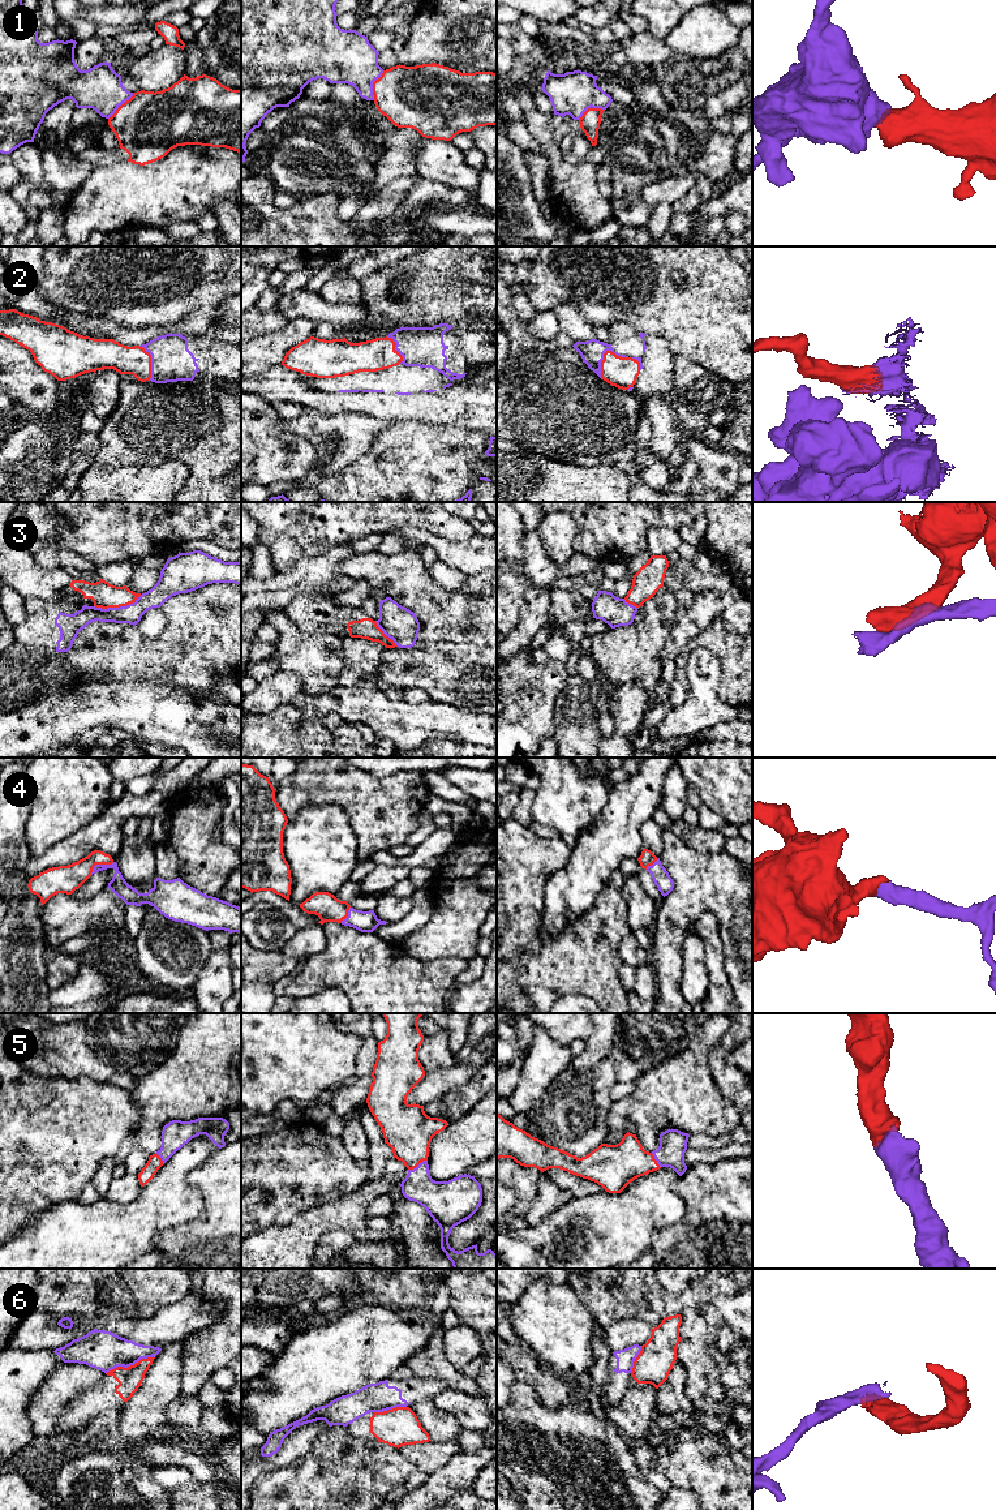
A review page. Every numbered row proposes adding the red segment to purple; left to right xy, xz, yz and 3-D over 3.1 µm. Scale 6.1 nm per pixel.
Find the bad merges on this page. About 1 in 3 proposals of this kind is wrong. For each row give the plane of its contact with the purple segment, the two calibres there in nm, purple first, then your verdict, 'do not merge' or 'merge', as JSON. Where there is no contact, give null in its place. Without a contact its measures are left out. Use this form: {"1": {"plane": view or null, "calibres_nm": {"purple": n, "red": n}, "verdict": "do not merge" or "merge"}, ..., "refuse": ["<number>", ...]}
{"1": {"plane": "xz", "calibres_nm": {"purple": 340, "red": 380}, "verdict": "do not merge"}, "2": {"plane": "yz", "calibres_nm": {"purple": 140, "red": 190}, "verdict": "do not merge"}, "3": {"plane": "xy", "calibres_nm": {"purple": 120, "red": 160}, "verdict": "do not merge"}, "4": {"plane": "xy", "calibres_nm": {"purple": 100, "red": 180}, "verdict": "merge"}, "5": {"plane": "xz", "calibres_nm": {"purple": 220, "red": 300}, "verdict": "merge"}, "6": {"plane": "xy", "calibres_nm": {"purple": 240, "red": 150}, "verdict": "do not merge"}, "refuse": ["1", "2", "3", "6"]}

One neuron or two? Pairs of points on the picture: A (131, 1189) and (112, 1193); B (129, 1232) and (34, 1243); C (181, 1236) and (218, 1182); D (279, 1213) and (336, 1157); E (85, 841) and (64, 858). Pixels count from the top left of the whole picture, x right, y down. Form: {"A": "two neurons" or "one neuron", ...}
{"A": "one neuron", "B": "one neuron", "C": "one neuron", "D": "one neuron", "E": "one neuron"}

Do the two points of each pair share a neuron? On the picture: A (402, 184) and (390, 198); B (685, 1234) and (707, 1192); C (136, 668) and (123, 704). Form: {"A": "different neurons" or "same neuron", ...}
{"A": "same neuron", "B": "same neuron", "C": "different neurons"}

